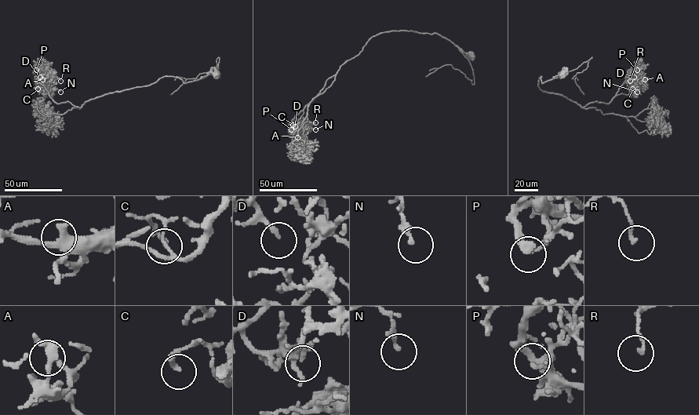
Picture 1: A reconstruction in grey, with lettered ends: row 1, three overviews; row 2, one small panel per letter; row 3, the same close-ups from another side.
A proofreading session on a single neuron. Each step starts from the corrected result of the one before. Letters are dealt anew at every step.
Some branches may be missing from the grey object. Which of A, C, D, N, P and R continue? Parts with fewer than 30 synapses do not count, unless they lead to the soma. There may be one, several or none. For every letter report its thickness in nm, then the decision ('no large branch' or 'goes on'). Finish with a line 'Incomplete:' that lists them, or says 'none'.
A: 170 nm thick; no large branch
C: 170 nm thick; no large branch
D: 110 nm thick; no large branch
N: 170 nm thick; no large branch
P: 130 nm thick; no large branch
R: 150 nm thick; no large branch
Incomplete: none

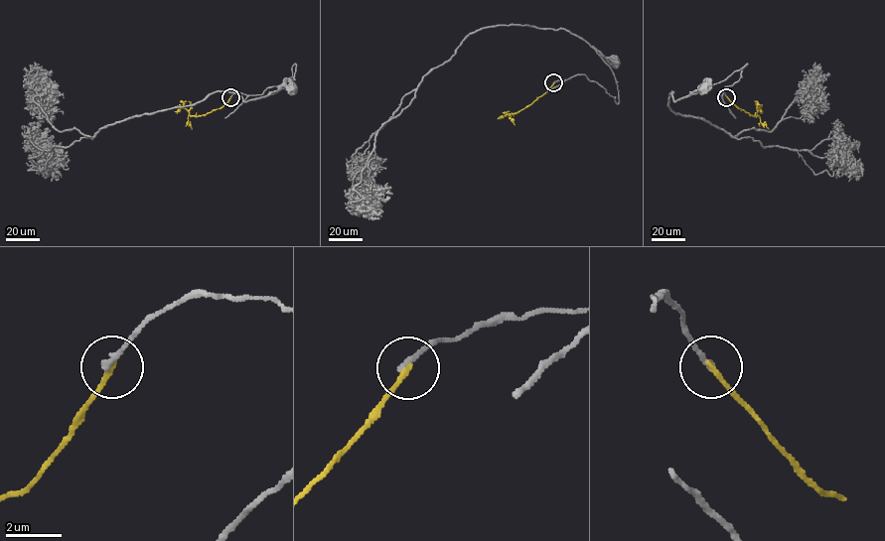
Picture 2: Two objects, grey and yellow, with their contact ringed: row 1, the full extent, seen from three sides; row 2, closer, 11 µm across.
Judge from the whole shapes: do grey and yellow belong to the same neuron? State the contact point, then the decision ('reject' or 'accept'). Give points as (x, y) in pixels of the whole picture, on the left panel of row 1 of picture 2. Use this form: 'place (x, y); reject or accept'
place (230, 97); accept

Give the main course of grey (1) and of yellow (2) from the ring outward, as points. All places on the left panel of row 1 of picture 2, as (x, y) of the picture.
1: (230, 97), (261, 94), (281, 85), (292, 75), (295, 64), (292, 81), (273, 93), (283, 85), (292, 89)
2: (230, 97), (219, 109), (201, 115), (189, 115), (187, 123), (192, 129)

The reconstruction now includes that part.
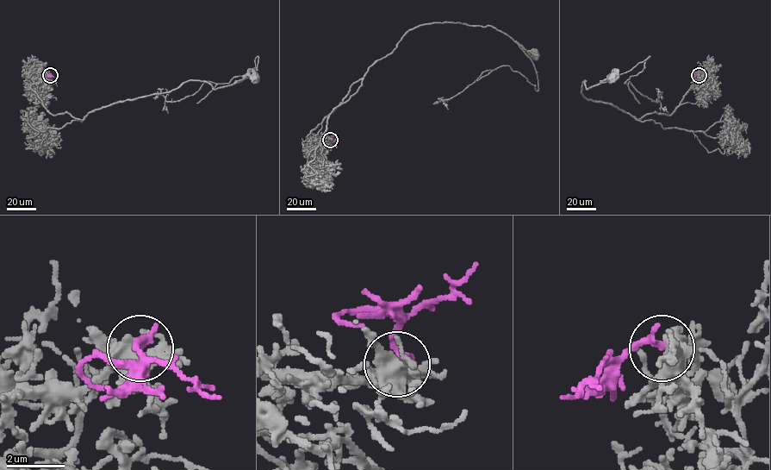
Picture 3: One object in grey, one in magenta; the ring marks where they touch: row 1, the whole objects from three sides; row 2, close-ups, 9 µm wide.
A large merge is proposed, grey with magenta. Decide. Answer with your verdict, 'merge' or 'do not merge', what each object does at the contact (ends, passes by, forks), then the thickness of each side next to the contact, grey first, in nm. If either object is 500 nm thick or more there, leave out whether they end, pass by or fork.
merge; grey passes by; magenta ends; calibres 480 and 240 nm

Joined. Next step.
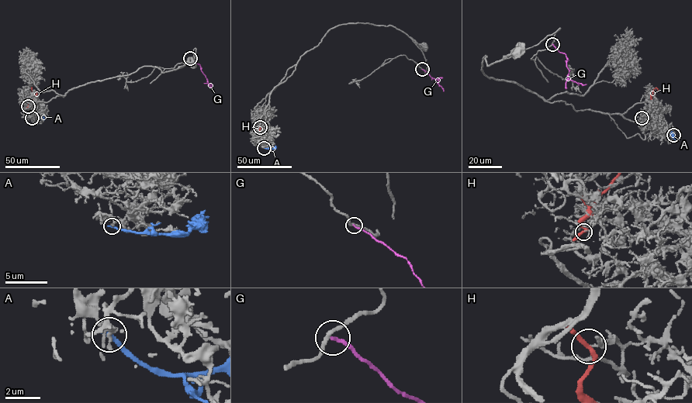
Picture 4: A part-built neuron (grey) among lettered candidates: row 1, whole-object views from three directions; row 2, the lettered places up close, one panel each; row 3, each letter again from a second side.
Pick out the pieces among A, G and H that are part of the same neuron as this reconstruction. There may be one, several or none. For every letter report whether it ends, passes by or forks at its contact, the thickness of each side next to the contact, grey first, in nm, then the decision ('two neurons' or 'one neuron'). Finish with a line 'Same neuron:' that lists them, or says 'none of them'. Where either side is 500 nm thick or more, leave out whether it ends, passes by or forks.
A: it ends | 240/280 nm | two neurons
G: it ends | 200/180 nm | two neurons
H: it passes by | 120/240 nm | two neurons
Same neuron: none of them

